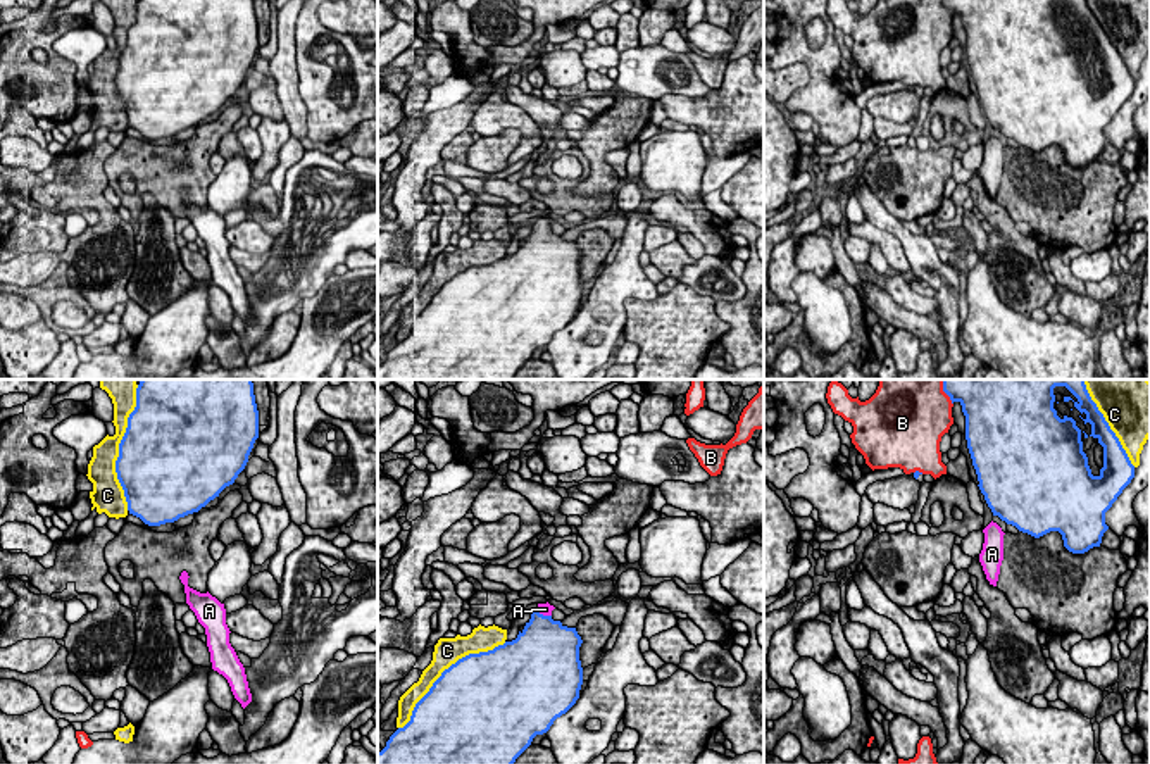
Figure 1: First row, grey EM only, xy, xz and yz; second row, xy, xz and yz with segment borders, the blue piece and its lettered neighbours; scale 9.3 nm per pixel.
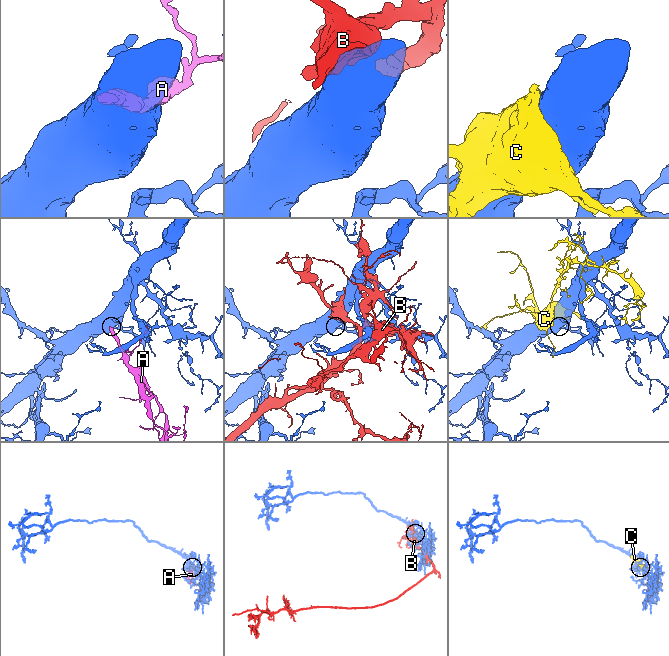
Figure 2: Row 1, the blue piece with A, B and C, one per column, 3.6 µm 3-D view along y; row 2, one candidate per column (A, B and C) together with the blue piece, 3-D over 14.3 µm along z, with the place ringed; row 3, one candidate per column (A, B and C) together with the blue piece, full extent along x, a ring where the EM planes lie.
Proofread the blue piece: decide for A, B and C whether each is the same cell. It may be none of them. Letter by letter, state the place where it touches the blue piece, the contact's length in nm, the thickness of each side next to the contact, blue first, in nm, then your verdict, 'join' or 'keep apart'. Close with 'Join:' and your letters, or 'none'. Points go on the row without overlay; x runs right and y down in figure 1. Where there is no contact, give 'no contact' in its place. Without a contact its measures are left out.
A: meets blue in xz at (542, 228); contact 160 nm long; 420 nm thick on the blue side, 120 nm on the other; join
B: meets blue in yz at (947, 7); contact 200 nm long; 260 nm thick on the blue side, 480 nm on the other; keep apart
C: meets blue in xy at (119, 62); contact 1150 nm long; 500 nm thick on the blue side, 260 nm on the other; keep apart
Join: A

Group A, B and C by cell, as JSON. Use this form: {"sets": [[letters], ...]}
{"sets": [["A"], ["B"], ["C"]]}

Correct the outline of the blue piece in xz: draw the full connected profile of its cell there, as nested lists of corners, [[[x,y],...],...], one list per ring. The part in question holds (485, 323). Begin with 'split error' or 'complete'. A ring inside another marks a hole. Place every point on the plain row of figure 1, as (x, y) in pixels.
split error; [[[538,217],[517,252],[488,266],[469,267],[452,278],[416,317],[410,335],[398,341],[378,366],[378,379],[512,379],[536,348],[550,343],[579,312],[583,281],[576,241],[552,233],[555,221]]]

